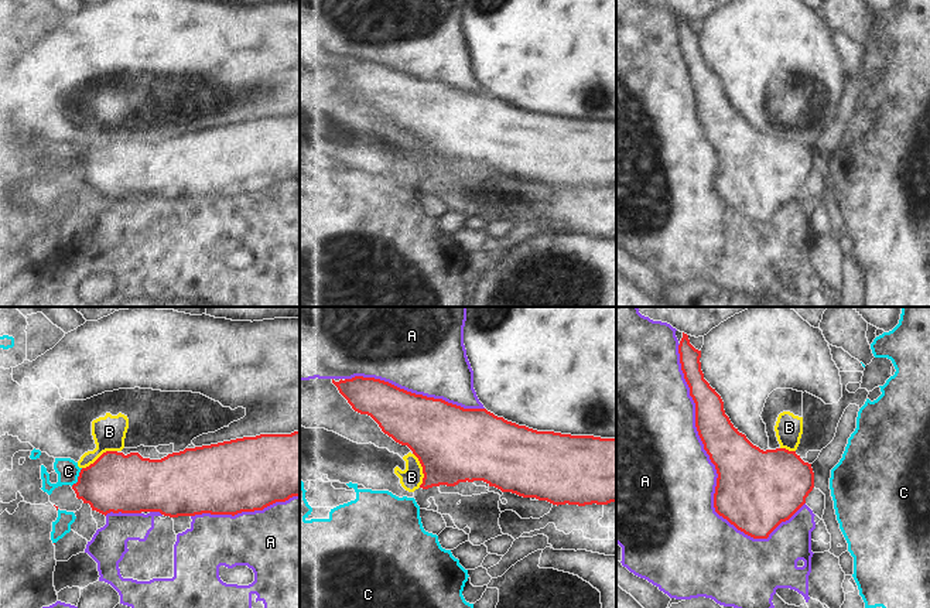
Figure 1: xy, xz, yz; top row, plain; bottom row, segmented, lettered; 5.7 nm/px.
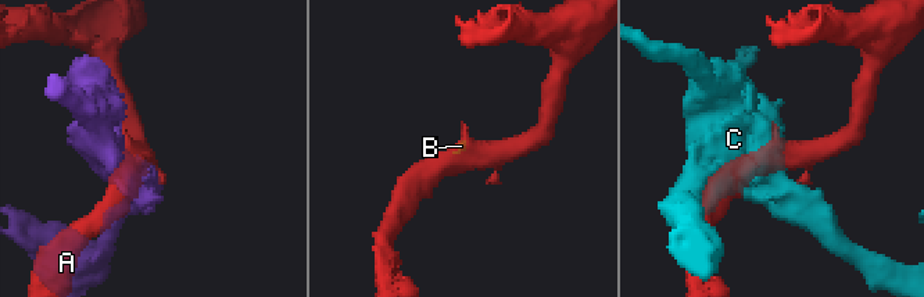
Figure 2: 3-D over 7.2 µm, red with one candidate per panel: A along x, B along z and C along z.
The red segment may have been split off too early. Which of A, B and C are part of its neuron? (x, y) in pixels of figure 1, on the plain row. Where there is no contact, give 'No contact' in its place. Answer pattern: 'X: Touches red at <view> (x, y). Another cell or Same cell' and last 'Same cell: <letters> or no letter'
A: Touches red at yz (707, 136). Another cell
B: Touches red at xy (101, 139). Another cell
C: Touches red at xy (78, 161). Another cell
Same cell: no letter

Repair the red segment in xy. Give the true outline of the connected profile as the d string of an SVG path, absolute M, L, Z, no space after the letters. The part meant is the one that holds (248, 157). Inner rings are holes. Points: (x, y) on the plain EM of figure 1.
M300 115L185 131L161 143L103 136L72 168L102 198L237 198L300 180Z

